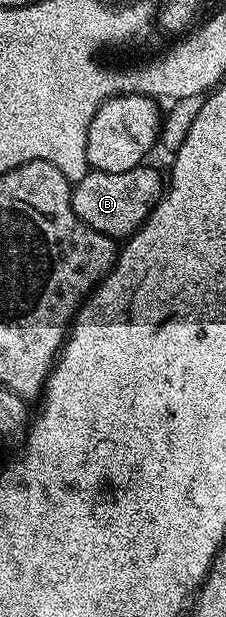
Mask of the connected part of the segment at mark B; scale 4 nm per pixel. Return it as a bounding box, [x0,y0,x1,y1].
[72,166,163,238]

